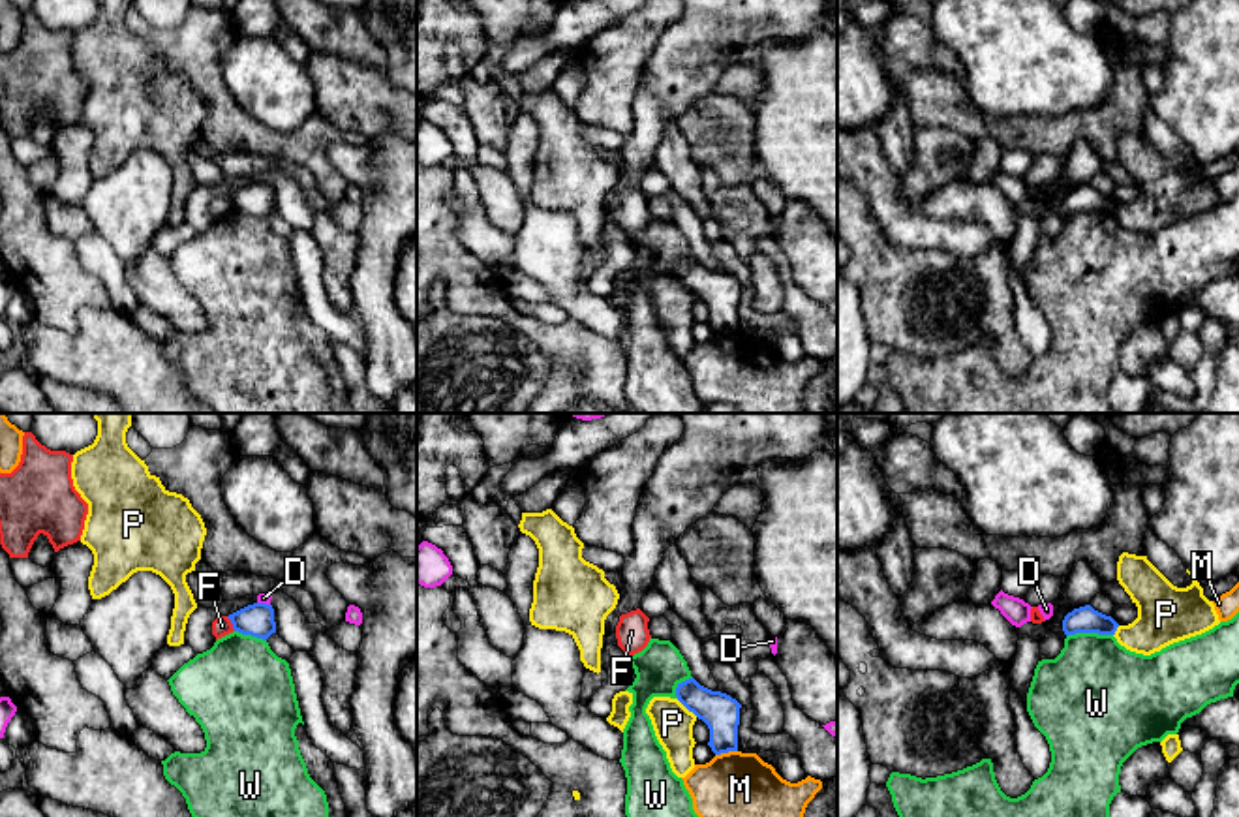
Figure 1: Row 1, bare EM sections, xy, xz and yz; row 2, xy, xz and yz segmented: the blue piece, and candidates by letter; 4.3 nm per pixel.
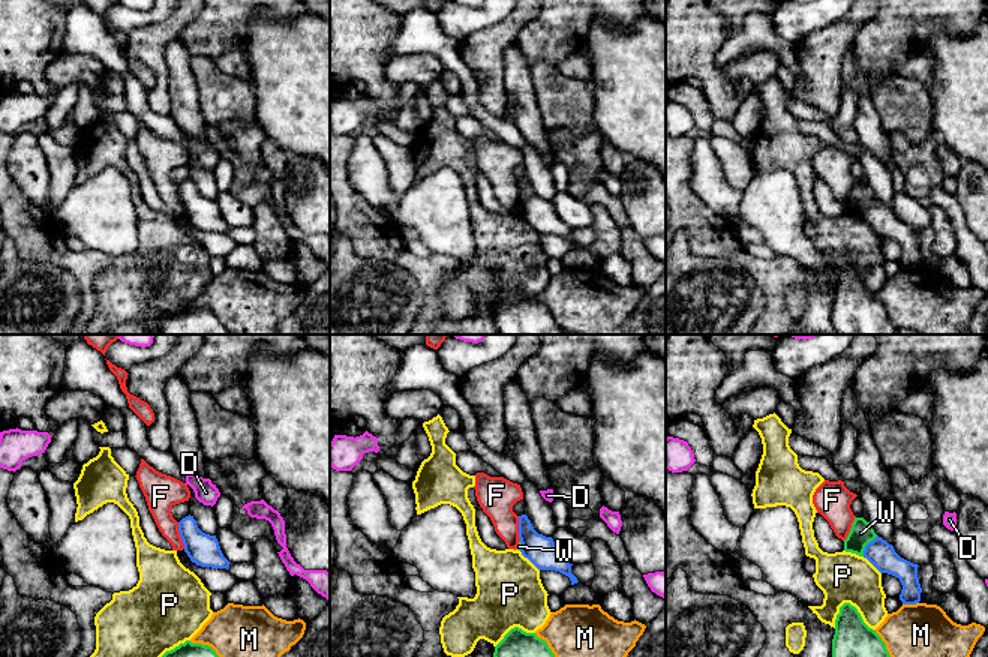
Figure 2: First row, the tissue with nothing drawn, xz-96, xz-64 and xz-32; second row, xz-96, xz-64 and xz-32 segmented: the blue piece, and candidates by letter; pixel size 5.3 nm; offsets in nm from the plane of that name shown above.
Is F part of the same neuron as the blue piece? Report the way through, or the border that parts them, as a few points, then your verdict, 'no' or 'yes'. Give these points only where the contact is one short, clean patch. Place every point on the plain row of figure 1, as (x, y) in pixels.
border along xy (226, 196), (235, 209); no

